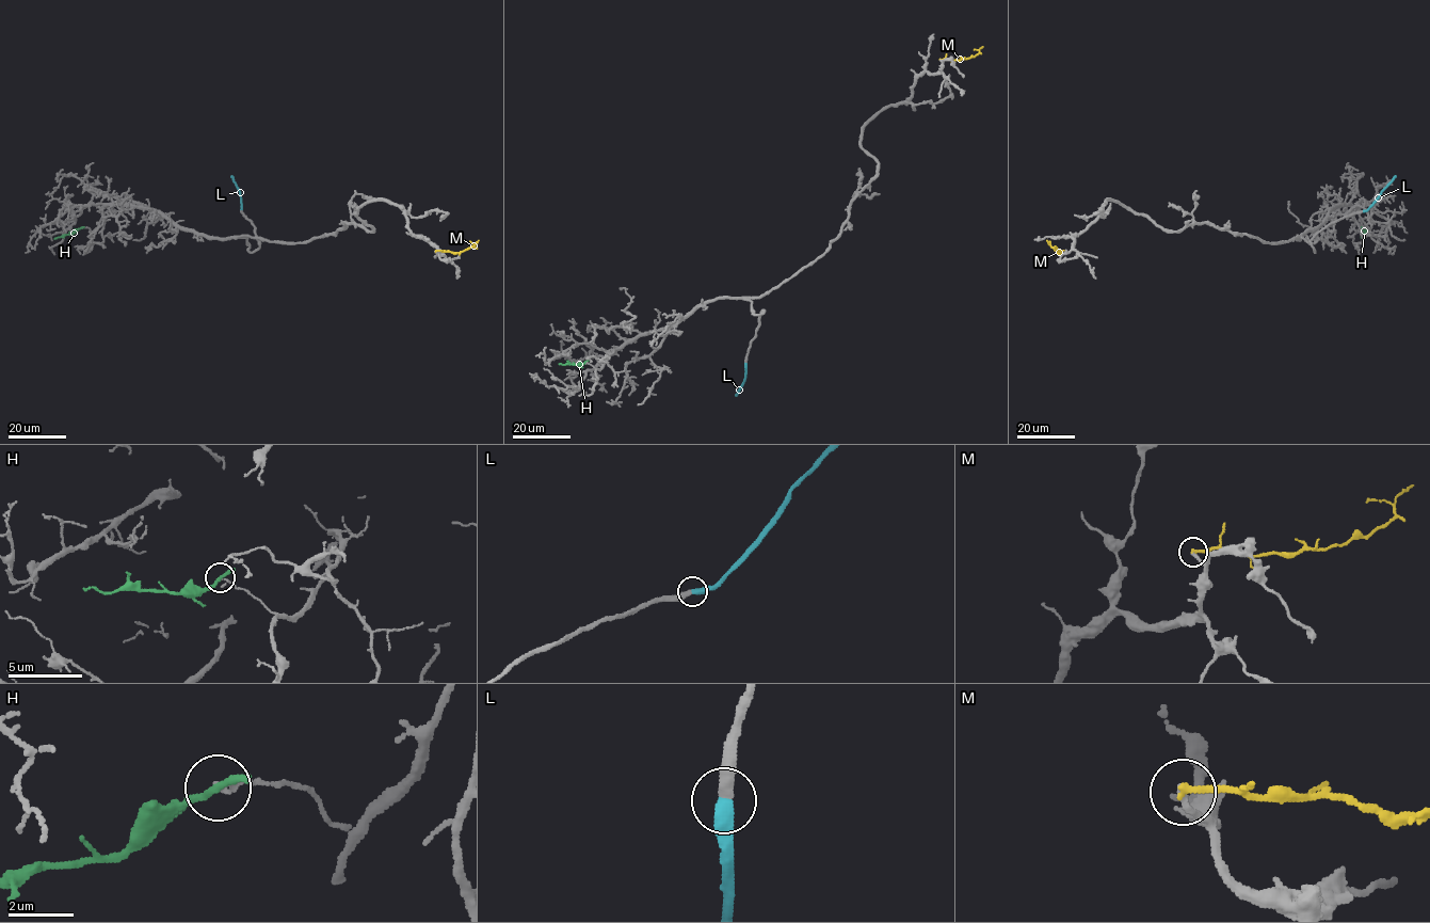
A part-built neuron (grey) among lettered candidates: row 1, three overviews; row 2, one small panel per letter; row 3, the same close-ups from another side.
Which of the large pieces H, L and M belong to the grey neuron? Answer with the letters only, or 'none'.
L

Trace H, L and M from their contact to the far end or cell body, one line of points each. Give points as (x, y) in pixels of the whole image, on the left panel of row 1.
H: (81, 227), (54, 239)
L: (241, 211), (240, 190), (231, 175)
M: (435, 251), (460, 252), (474, 248), (479, 240)

